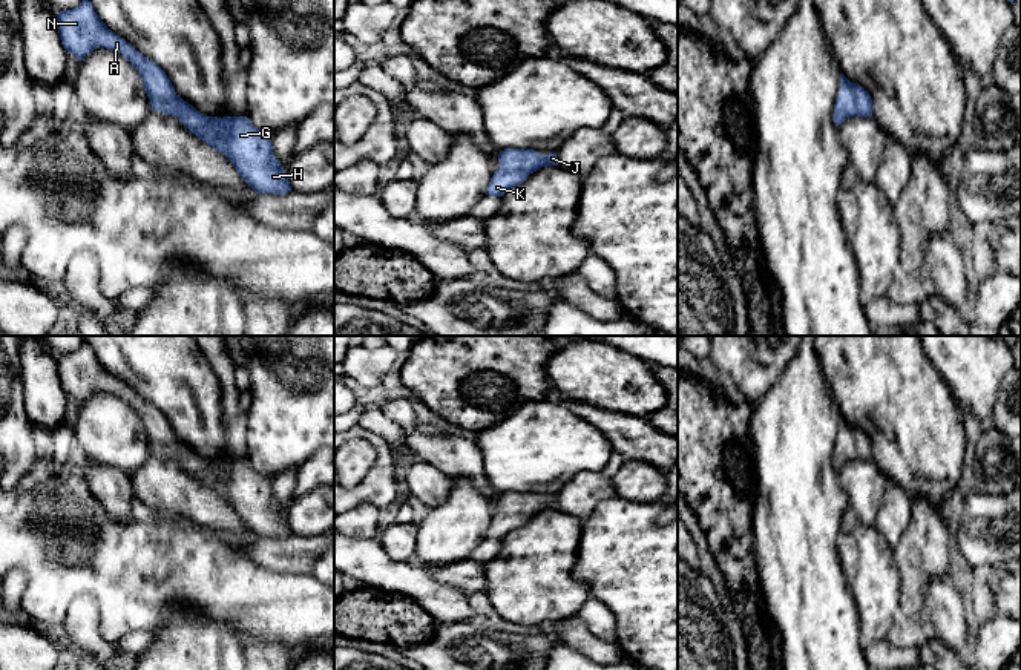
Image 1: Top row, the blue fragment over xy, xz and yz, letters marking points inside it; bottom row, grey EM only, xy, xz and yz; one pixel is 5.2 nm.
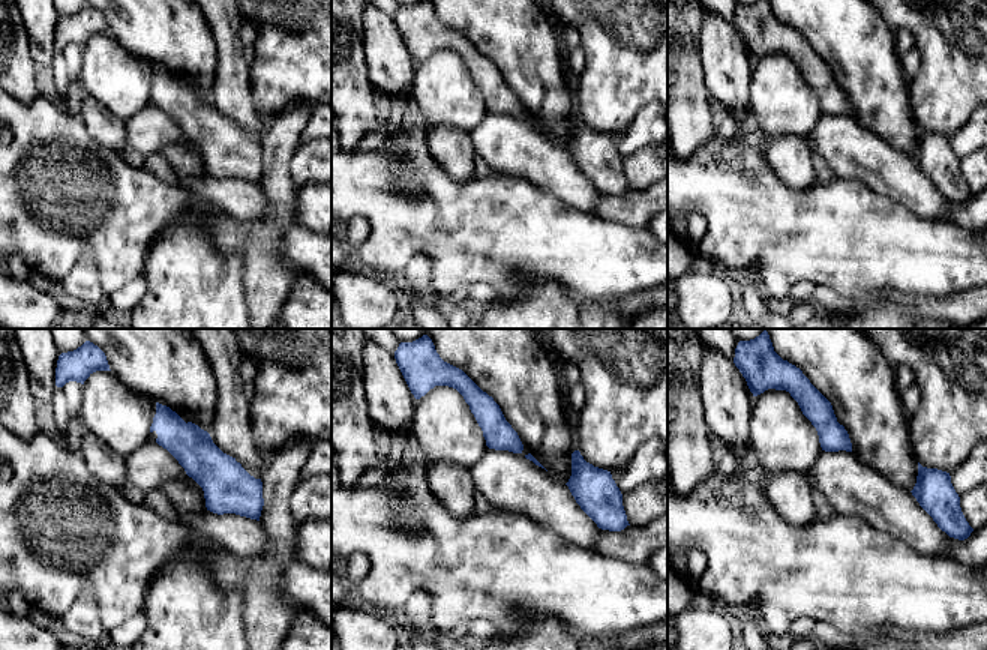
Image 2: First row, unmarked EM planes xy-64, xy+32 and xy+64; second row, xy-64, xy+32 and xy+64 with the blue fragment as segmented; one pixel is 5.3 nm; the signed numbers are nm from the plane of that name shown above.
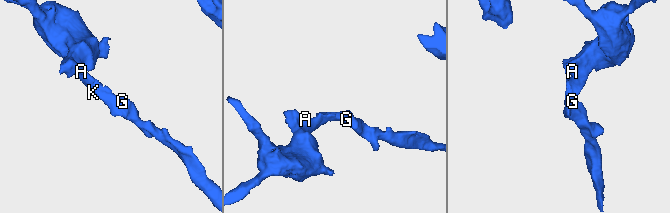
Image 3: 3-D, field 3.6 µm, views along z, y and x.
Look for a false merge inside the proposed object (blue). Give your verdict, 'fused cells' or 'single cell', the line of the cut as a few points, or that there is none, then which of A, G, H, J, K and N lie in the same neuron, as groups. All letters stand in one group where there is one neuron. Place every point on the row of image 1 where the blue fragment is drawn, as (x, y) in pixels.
single cell | no cut | A G H J K N

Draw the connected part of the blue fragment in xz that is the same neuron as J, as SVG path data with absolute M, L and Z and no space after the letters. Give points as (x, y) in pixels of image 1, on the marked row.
M504 149L498 155L498 161L500 169L494 172L486 190L489 196L503 196L541 167L556 166L556 155L540 155L533 149Z

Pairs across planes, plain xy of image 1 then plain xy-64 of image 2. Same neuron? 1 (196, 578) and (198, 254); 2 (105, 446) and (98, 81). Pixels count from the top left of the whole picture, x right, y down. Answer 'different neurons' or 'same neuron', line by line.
1: different neurons
2: same neuron

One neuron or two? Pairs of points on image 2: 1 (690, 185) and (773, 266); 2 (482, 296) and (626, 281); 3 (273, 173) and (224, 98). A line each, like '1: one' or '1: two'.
1: one
2: two
3: two

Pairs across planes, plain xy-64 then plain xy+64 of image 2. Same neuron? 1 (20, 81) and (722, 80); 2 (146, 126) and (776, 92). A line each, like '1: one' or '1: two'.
1: two
2: two

